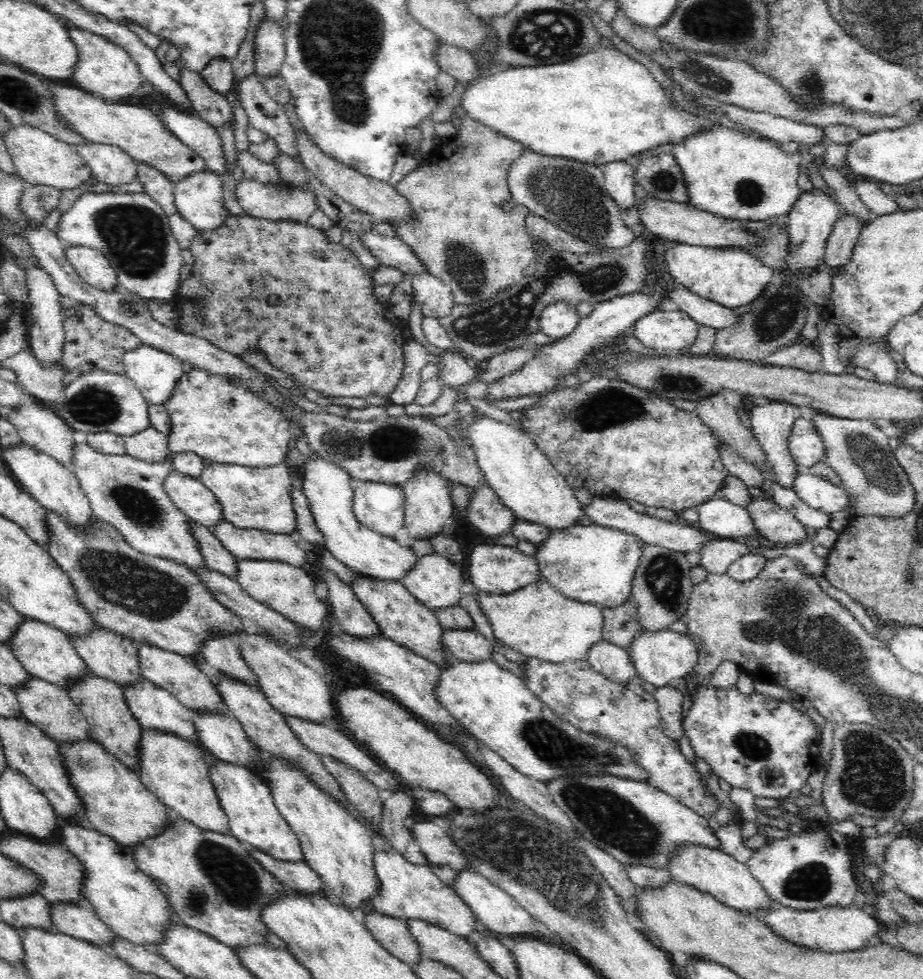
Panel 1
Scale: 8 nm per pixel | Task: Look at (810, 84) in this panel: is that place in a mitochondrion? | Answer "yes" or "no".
yes

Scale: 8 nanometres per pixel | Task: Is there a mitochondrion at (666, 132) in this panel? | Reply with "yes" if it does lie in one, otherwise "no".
no

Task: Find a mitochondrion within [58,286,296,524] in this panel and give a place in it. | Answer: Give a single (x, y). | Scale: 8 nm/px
(94, 405)

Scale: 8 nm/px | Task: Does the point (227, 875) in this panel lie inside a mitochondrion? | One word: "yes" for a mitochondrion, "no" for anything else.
yes

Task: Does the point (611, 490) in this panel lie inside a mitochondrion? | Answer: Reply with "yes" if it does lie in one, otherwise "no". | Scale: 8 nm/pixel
no

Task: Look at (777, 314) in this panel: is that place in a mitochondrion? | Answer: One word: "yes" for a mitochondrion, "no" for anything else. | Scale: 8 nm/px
yes

